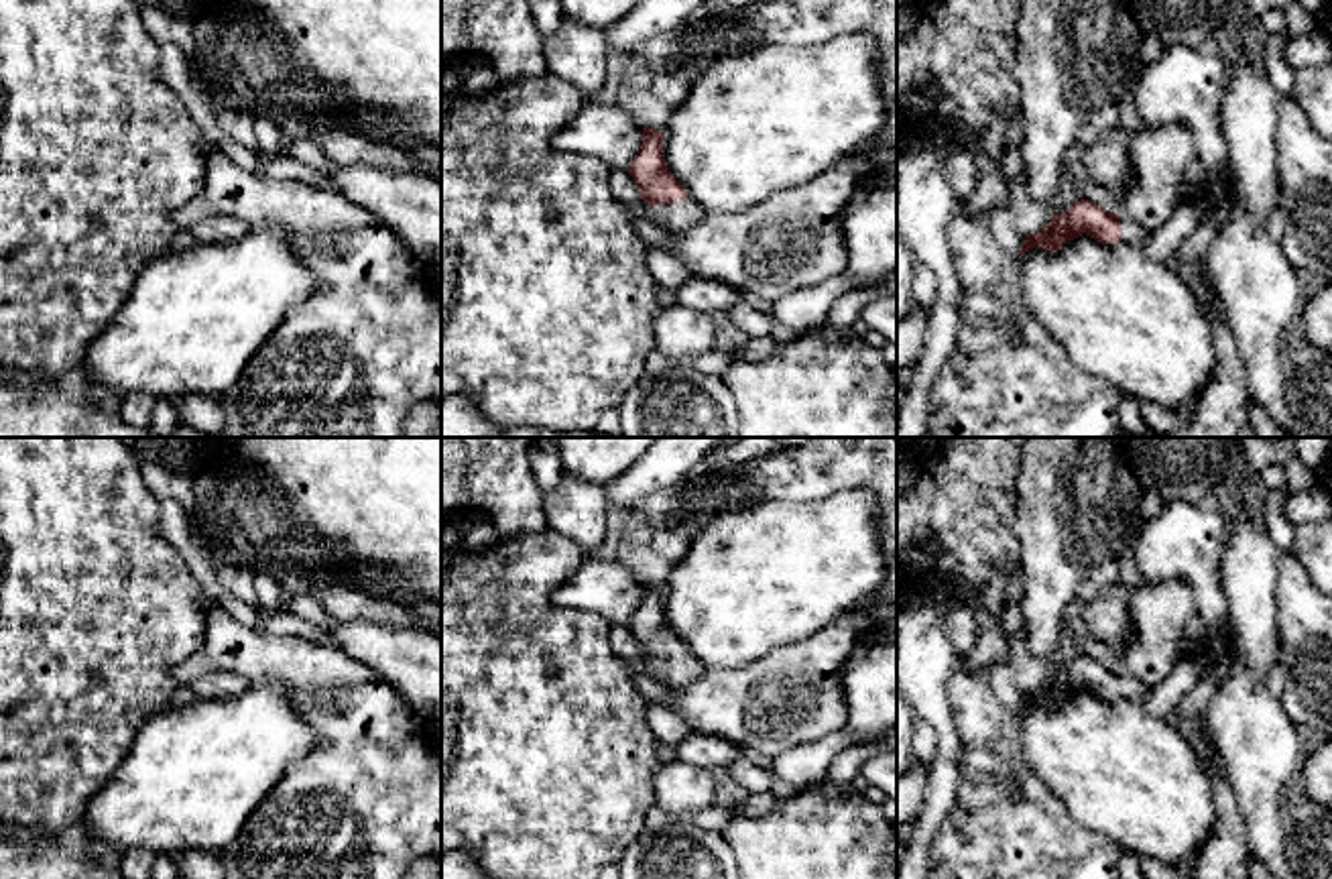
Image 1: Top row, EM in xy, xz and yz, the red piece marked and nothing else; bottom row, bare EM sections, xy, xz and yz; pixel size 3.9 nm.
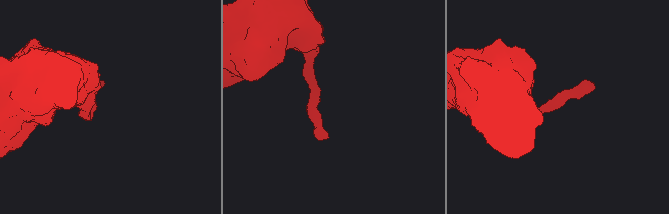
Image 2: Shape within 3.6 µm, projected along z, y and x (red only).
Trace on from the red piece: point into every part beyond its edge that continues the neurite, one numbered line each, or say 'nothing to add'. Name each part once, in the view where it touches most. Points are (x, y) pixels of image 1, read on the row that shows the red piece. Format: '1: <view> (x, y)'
1: xz (676, 218)

